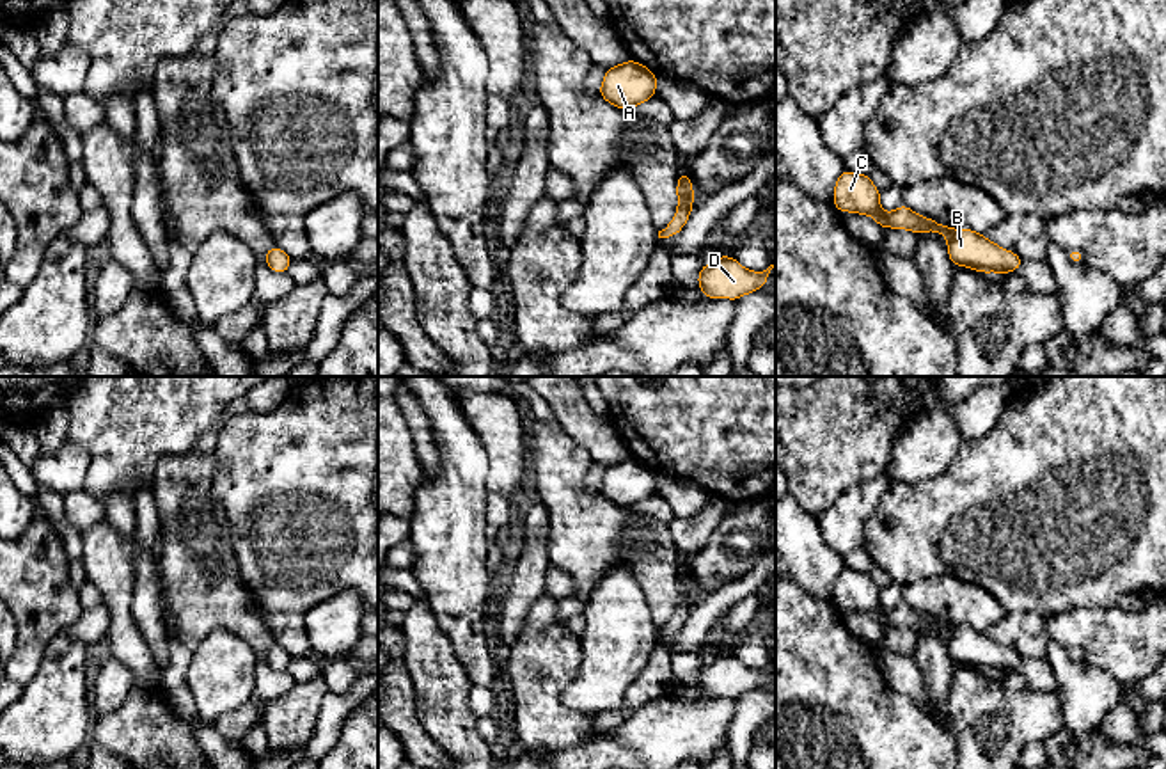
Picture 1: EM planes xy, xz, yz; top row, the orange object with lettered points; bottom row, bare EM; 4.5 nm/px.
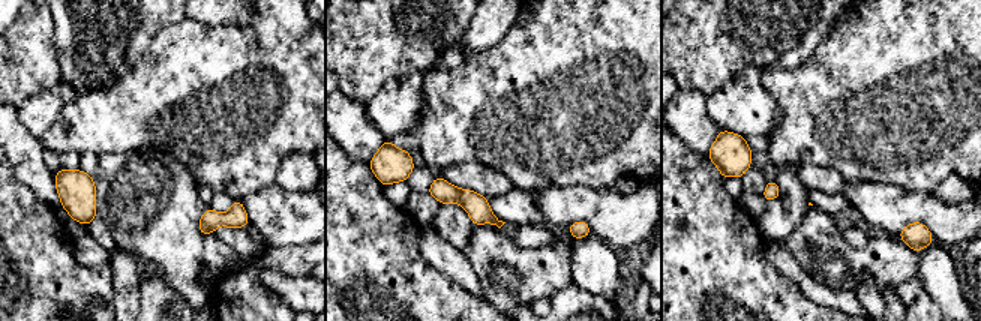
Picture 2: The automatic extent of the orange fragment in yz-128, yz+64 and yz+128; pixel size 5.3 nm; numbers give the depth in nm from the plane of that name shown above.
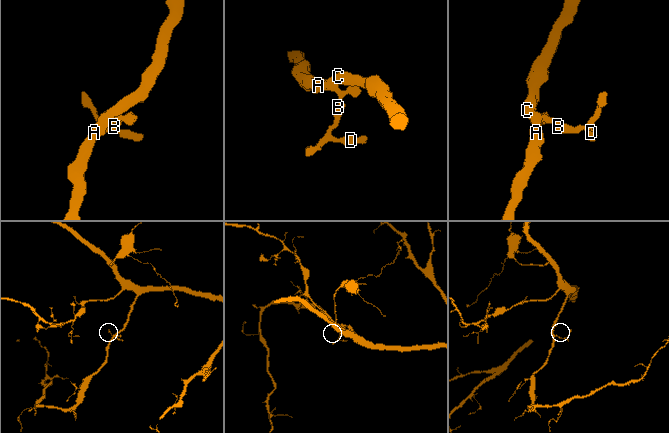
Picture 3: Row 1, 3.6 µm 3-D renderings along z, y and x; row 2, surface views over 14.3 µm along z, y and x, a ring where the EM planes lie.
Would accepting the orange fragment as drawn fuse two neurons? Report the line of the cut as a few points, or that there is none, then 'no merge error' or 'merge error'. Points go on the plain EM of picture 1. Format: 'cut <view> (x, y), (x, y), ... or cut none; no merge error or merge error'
cut none; no merge error

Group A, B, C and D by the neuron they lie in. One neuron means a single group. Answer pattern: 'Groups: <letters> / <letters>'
Groups: A B C D

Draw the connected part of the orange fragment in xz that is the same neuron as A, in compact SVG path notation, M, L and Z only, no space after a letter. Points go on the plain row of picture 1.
M630 456L605 467L598 492L612 504L632 508L635 503L646 501L653 495L657 478L658 476L653 469Z

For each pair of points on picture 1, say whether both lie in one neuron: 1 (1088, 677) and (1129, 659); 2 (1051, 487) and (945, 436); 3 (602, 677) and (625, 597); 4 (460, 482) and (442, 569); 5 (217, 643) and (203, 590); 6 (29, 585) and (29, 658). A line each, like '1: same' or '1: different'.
1: different
2: different
3: same
4: same
5: different
6: same

